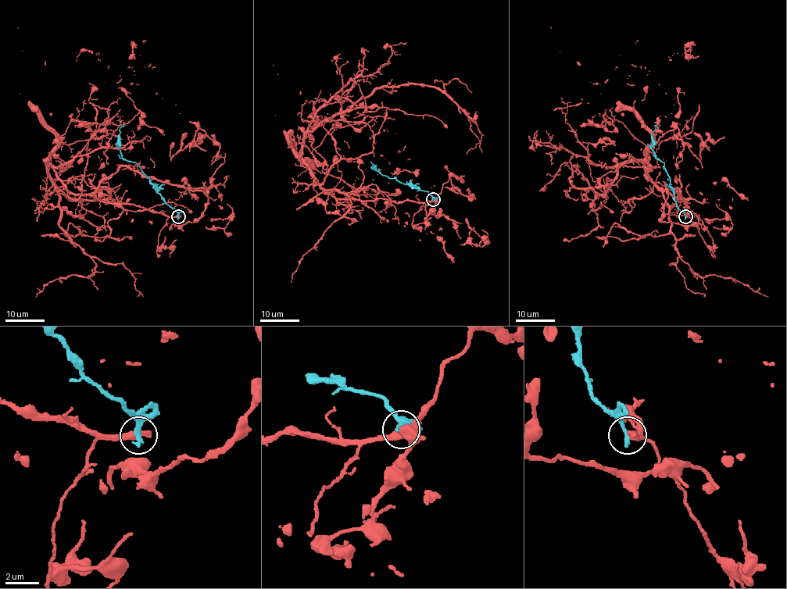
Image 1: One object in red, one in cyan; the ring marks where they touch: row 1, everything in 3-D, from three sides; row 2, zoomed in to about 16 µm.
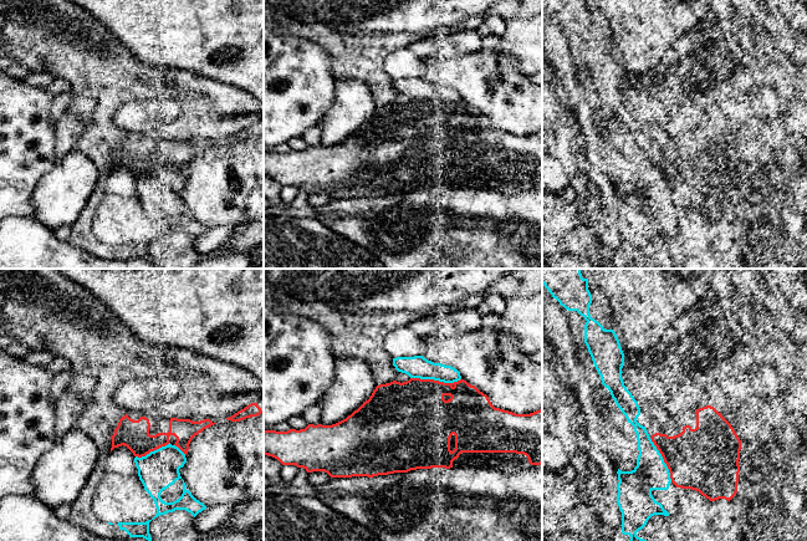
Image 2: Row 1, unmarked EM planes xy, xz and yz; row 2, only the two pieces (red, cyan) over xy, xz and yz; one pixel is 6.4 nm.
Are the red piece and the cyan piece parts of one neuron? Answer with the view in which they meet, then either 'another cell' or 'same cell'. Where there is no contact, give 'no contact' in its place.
contact in xz; another cell

